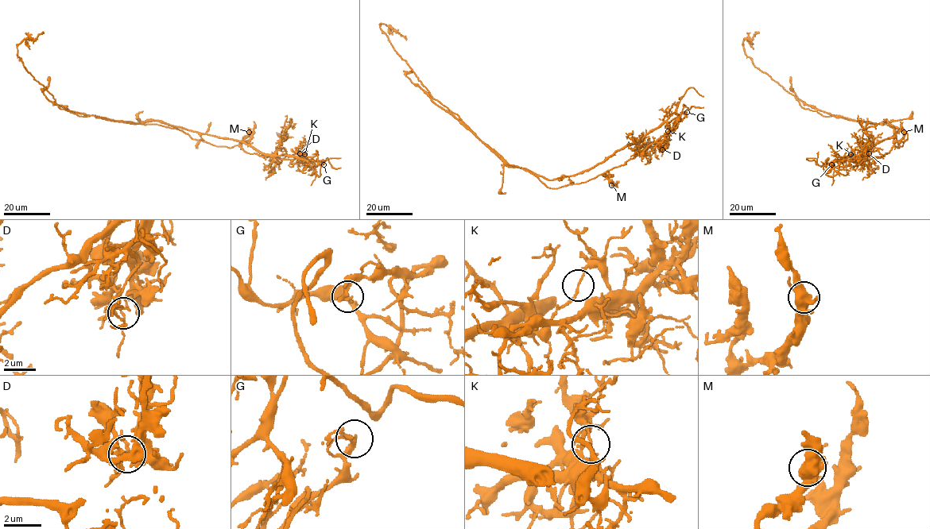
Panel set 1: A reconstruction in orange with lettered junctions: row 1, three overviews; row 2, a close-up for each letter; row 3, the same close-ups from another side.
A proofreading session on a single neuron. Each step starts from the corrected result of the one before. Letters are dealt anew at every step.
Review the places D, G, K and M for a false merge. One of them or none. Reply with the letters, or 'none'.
K

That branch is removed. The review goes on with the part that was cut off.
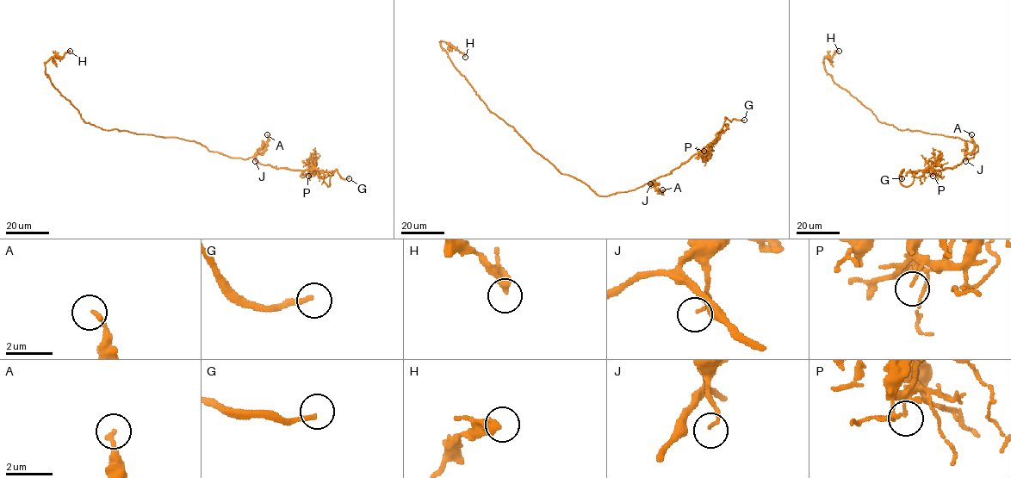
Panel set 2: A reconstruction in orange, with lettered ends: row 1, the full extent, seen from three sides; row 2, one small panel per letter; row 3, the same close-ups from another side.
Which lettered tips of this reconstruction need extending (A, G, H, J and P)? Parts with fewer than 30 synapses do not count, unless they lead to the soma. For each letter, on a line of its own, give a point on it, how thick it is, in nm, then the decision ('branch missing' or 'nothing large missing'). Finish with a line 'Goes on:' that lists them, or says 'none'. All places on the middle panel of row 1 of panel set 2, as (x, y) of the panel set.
A: (662, 189) | 180 nm | nothing large missing
G: (744, 120) | 190 nm | branch missing
H: (465, 57) | 340 nm | nothing large missing
J: (650, 183) | 120 nm | nothing large missing
P: (703, 151) | 90 nm | nothing large missing
Goes on: G

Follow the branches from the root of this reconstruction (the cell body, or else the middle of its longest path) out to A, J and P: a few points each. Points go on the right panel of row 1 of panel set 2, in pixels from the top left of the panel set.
A: (957, 137), (977, 146), (974, 157), (969, 159), (965, 156), (974, 149), (971, 134)
J: (957, 137), (977, 146), (974, 157), (968, 159), (965, 156), (965, 161)
P: (957, 137), (973, 142), (978, 151), (972, 158), (965, 157), (952, 169), (929, 169), (933, 169), (933, 176)

